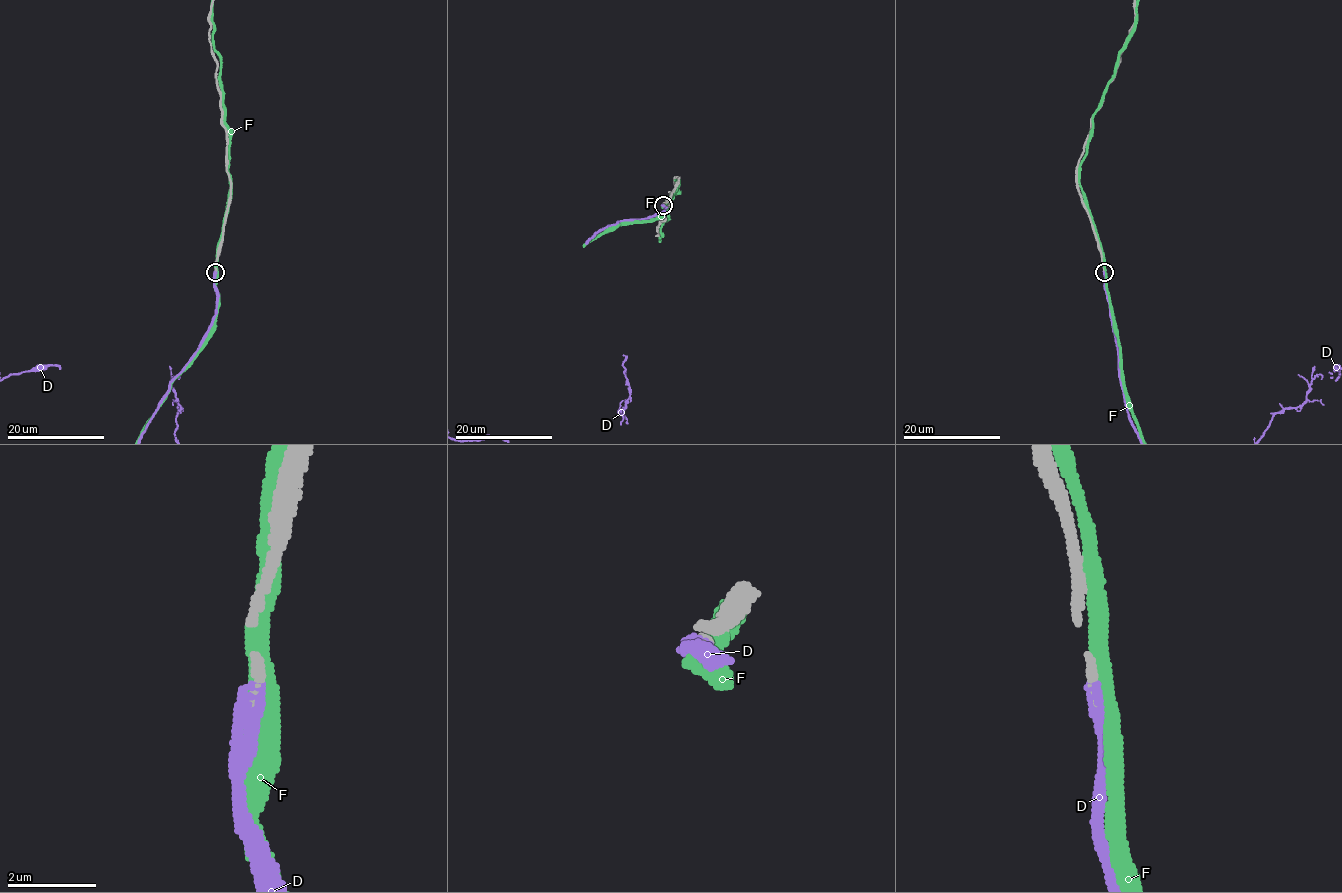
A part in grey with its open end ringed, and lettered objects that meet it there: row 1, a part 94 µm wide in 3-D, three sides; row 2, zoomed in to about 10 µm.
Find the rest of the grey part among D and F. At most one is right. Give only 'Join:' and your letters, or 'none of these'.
Join: D

